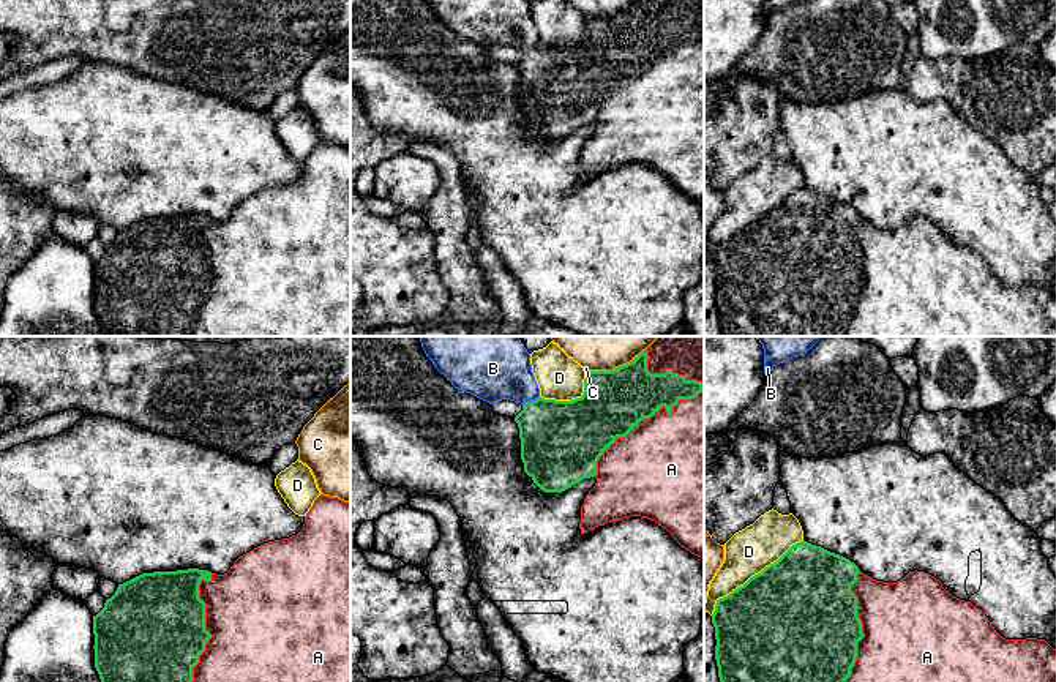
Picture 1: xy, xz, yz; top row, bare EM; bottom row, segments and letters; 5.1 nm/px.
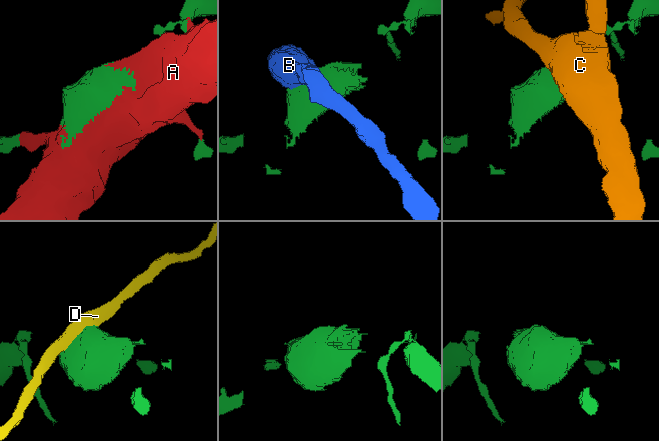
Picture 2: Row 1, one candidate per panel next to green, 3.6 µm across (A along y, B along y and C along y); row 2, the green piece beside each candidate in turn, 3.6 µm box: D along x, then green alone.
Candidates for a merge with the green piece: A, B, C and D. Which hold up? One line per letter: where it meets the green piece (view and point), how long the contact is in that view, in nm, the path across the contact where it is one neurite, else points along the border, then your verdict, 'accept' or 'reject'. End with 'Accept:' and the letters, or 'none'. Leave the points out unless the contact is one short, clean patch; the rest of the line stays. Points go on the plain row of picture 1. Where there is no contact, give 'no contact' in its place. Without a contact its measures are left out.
A: contact xz (644, 63); length 750 nm; accept
B: contact xz (531, 48); length 100 nm; reject
C: contact xz (613, 16); length 300 nm; reject
D: contact yz (752, 223); length 600 nm; reject
Accept: A

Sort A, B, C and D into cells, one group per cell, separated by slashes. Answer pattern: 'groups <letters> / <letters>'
groups A / B / C / D

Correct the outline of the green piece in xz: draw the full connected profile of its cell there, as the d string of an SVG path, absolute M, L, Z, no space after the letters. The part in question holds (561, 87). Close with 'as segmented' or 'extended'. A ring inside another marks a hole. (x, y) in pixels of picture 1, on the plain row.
M639 0L630 9L612 17L586 17L584 39L581 44L556 47L540 43L535 47L522 51L522 57L515 63L515 68L519 74L524 118L541 137L562 139L584 125L597 125L595 133L589 137L581 153L581 180L612 167L641 163L655 167L682 194L704 205L704 0Z; extended

